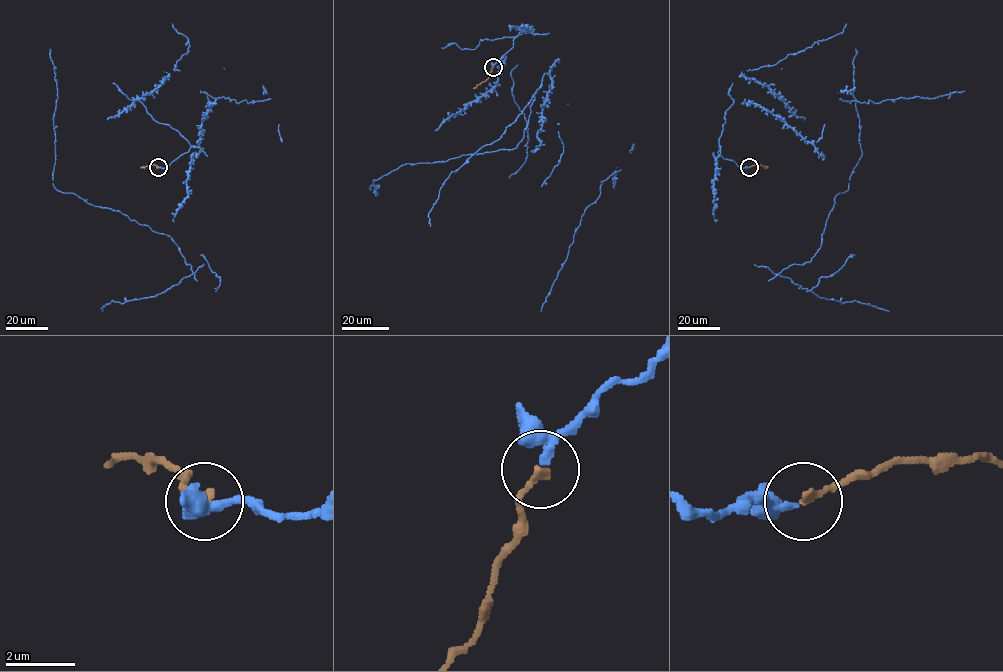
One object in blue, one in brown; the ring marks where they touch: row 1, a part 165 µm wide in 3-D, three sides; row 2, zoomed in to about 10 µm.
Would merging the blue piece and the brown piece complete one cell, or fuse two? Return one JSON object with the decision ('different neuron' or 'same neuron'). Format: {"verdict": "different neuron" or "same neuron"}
{"verdict": "same neuron"}

